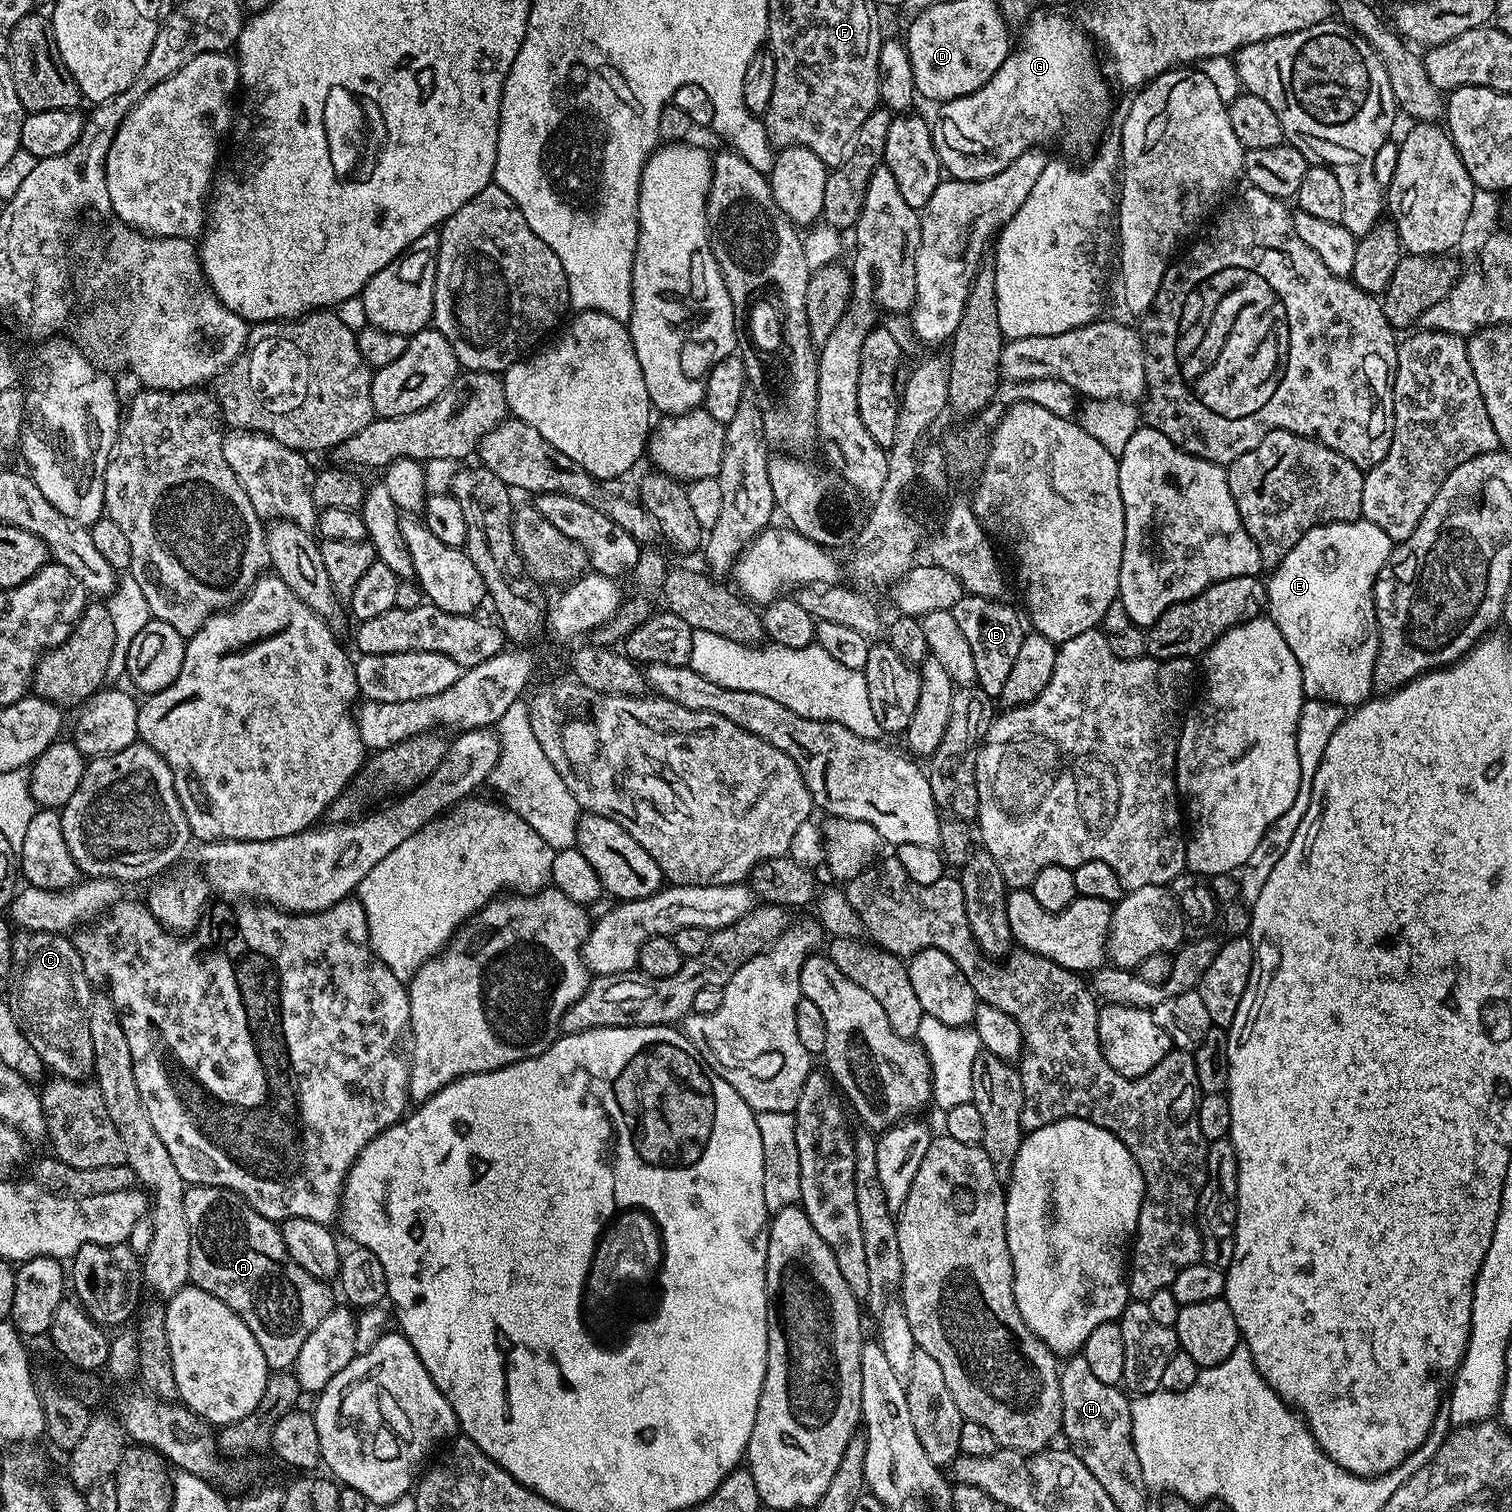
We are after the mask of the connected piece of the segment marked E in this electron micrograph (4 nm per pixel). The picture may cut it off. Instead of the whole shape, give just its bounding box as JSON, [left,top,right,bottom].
[1266,520,1394,710]

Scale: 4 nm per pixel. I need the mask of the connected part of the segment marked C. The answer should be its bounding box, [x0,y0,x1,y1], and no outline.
[6,931,94,1081]

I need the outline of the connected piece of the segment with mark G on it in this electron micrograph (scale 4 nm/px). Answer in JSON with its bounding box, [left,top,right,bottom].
[932,11,1114,179]

